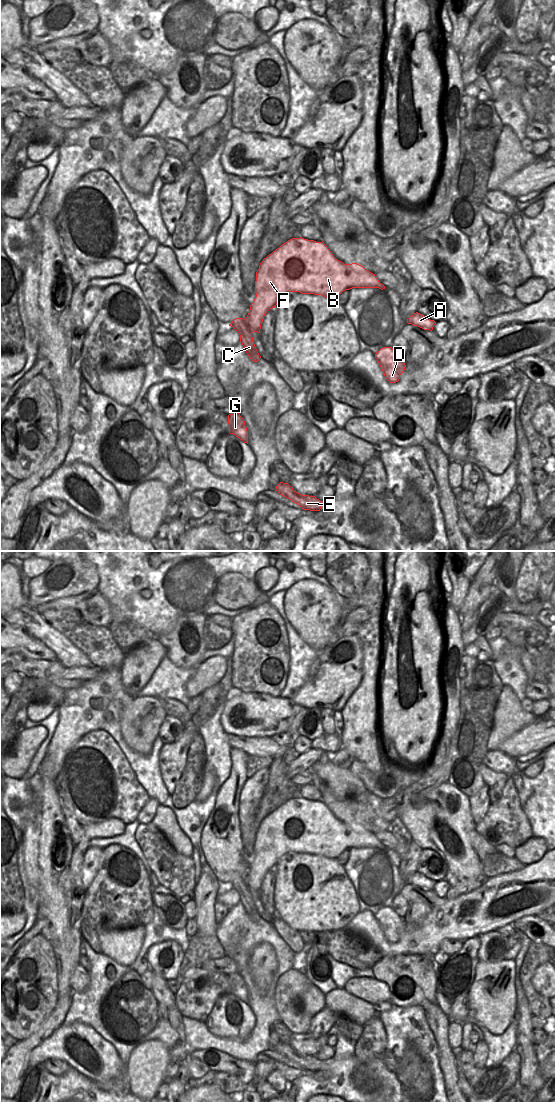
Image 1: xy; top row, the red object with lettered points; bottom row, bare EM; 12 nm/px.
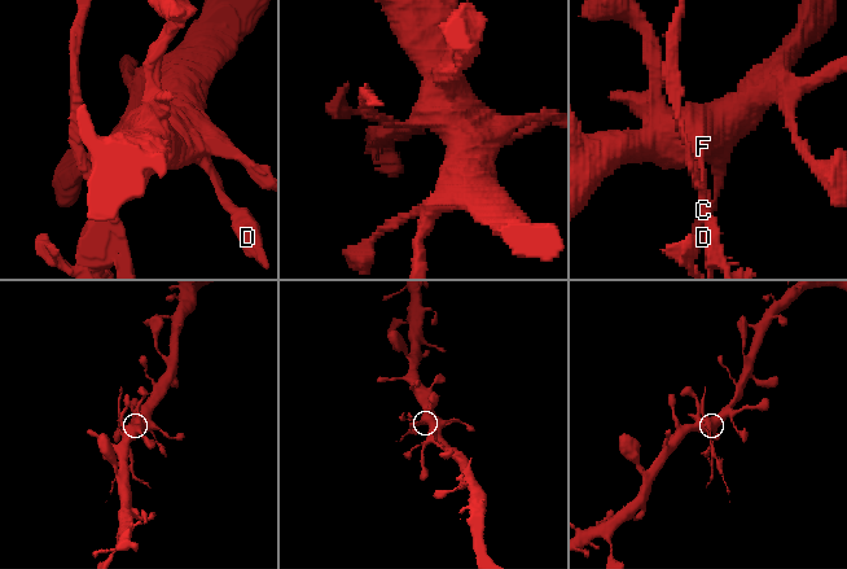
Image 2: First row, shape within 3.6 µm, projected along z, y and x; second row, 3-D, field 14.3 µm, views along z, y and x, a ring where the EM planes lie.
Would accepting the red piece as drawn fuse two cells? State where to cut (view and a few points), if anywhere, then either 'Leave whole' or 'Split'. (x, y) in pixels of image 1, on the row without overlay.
Split along xy (250, 869), (264, 875). Split.

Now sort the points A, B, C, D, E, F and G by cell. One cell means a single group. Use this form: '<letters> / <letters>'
A B D F / C E G

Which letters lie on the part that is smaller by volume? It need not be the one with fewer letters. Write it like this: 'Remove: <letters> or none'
Remove: C, E, G.

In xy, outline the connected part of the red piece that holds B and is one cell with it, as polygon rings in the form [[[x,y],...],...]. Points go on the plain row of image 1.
[[[292,798],[269,814],[259,825],[256,832],[256,857],[250,865],[250,870],[265,875],[275,868],[282,856],[289,852],[321,855],[337,859],[339,855],[352,848],[379,848],[385,846],[379,842],[375,834],[363,826],[352,823],[344,824],[337,820],[324,802],[300,798]]]

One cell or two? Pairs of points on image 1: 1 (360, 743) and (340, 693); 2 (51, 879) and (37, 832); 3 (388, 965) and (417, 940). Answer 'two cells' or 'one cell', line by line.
1: two cells
2: one cell
3: two cells

